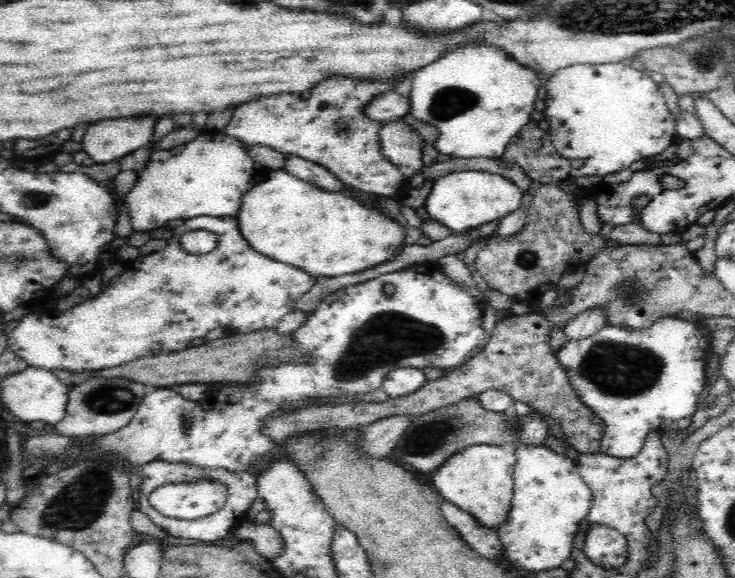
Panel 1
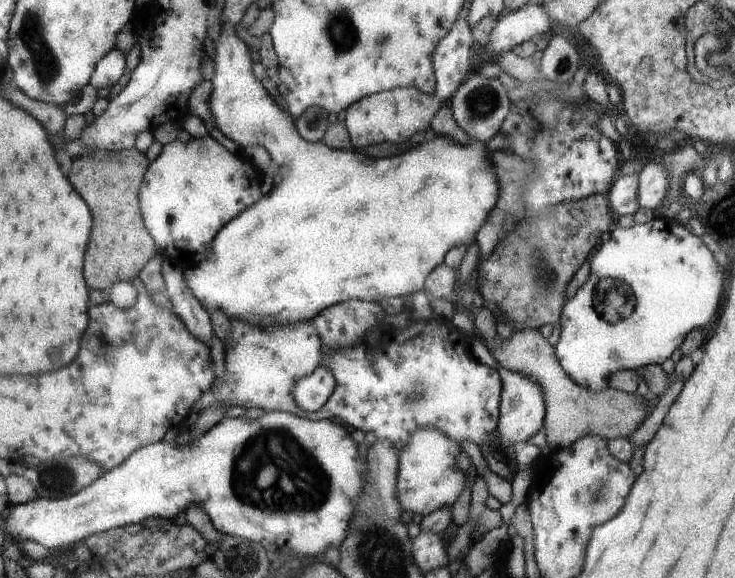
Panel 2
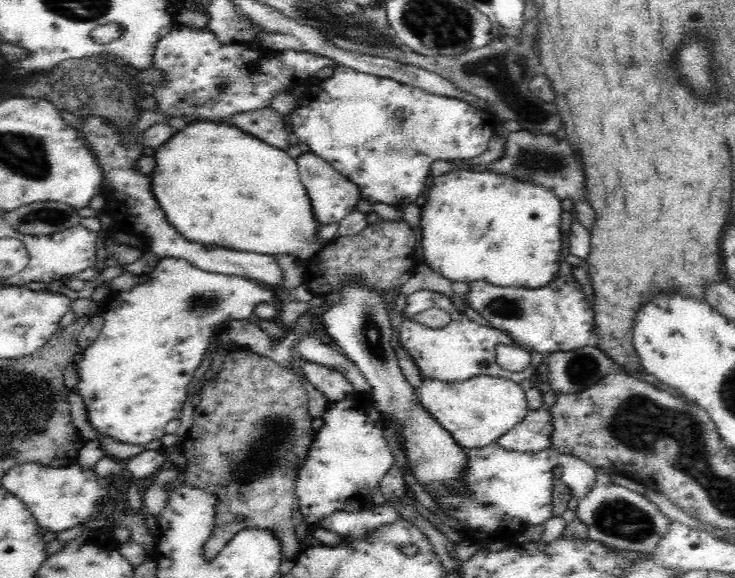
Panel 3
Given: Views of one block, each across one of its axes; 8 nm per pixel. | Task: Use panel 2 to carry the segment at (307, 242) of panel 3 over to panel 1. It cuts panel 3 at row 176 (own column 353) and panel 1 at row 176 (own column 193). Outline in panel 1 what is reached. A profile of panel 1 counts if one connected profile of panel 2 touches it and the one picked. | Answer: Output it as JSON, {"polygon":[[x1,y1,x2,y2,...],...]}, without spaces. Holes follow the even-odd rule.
{"polygon":[[280,169,271,171,262,181,254,184,251,192,243,198,238,218,244,237,255,250,268,254,270,258,276,258,280,262,292,264,312,278,321,280,324,277,360,274,364,270,384,266,403,256,410,246,406,224,378,210,352,195,314,186,298,178,292,178]]}

